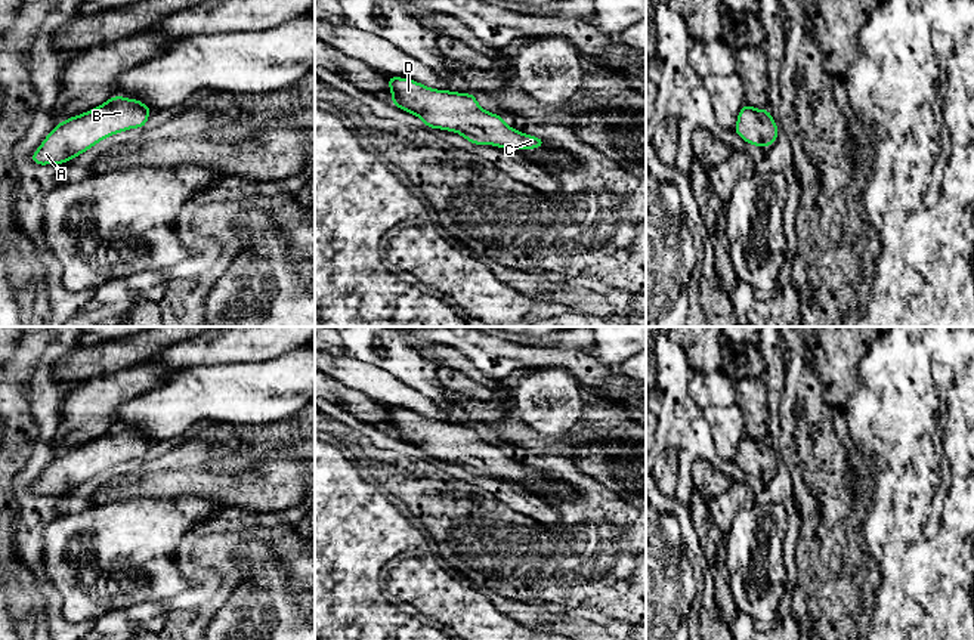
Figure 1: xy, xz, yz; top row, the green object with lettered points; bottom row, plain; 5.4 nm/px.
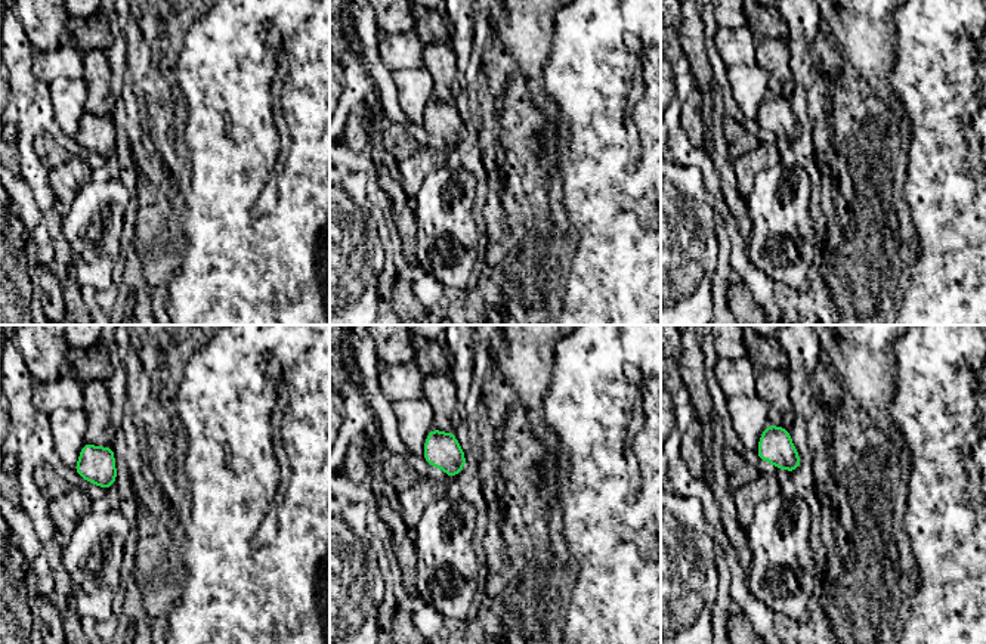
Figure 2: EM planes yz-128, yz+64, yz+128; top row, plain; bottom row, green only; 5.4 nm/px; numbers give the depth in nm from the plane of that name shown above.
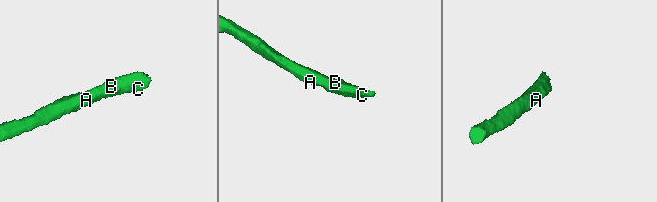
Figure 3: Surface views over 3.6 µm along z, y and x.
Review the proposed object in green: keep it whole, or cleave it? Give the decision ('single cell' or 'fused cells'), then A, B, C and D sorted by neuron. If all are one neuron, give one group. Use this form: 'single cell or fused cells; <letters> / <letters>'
single cell; A B C D

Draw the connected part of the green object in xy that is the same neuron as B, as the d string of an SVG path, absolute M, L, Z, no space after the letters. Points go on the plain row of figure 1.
M115 426L92 442L61 452L30 489L38 497L64 495L102 470L143 460L152 442L137 430Z

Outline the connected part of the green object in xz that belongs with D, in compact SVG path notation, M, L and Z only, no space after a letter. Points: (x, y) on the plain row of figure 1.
M387 408L387 414L392 435L417 446L429 460L455 463L470 474L508 482L547 476L541 469L511 460L501 446L482 440L473 424L436 421L401 408Z

